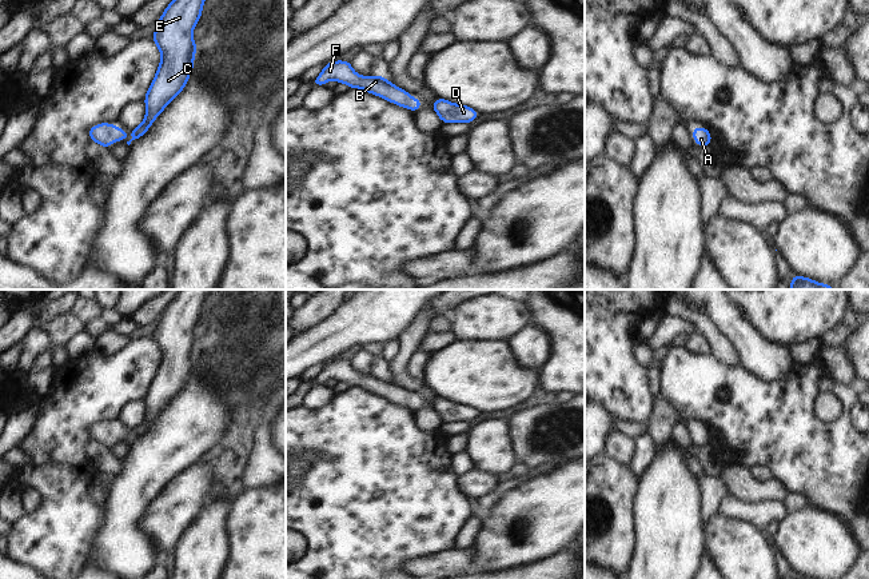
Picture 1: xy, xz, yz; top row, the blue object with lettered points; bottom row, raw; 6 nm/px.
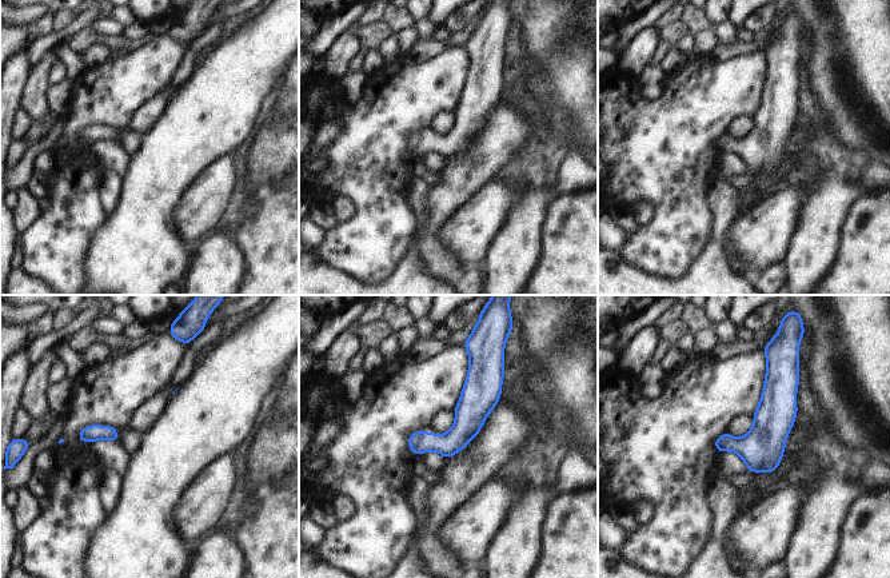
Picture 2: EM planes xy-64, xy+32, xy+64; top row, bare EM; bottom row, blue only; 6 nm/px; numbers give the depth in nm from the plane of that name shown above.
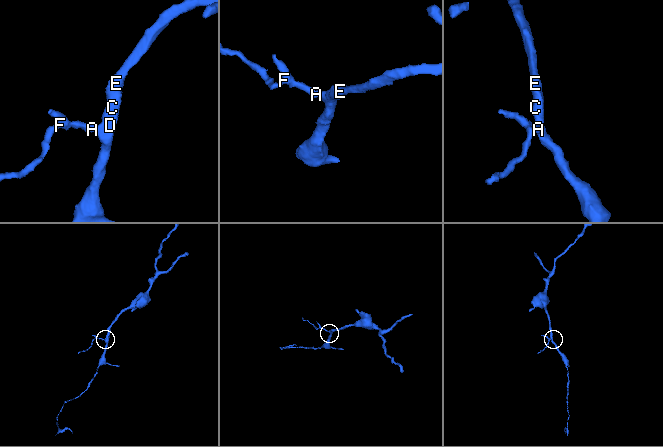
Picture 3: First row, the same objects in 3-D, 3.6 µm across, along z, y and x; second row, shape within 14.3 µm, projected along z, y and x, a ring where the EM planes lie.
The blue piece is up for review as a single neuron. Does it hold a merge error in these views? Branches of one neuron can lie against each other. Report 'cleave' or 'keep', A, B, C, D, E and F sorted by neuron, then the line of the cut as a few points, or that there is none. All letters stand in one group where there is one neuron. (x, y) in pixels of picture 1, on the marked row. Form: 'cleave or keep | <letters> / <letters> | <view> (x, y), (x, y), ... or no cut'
keep | A B C D E F | no cut

